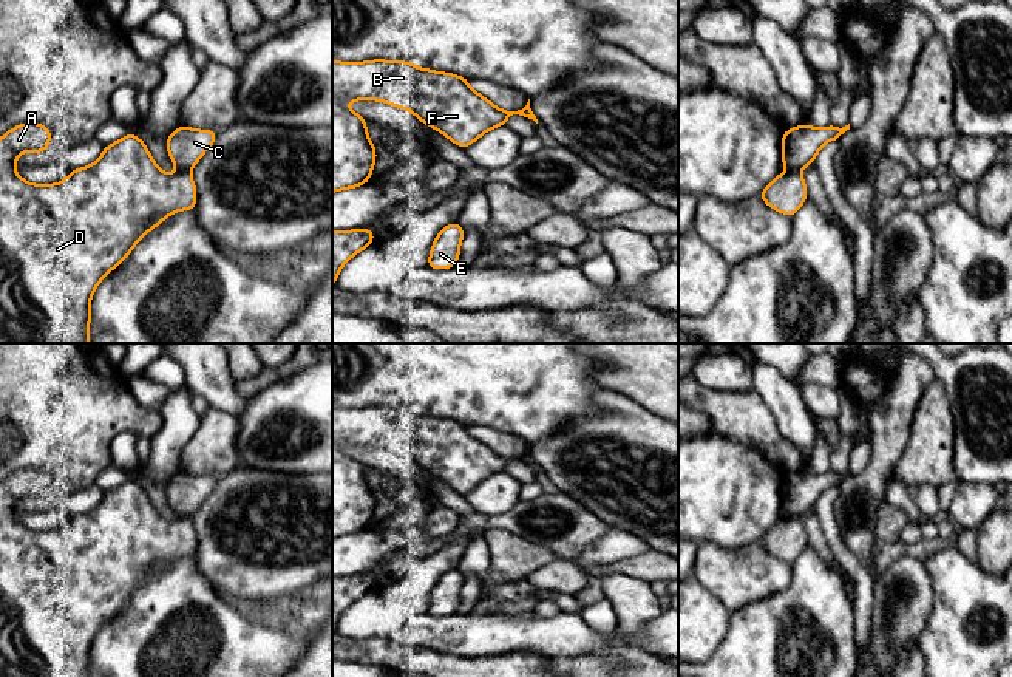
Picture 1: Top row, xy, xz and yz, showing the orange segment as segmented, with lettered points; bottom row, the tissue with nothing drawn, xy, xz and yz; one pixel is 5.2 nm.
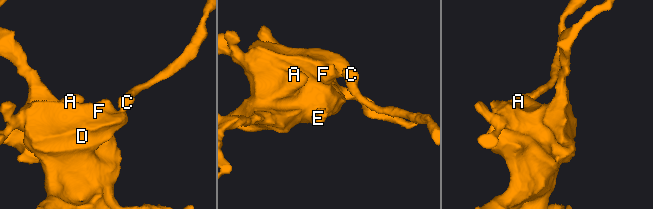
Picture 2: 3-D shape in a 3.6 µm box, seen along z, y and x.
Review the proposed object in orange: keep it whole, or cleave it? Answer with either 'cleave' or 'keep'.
cleave

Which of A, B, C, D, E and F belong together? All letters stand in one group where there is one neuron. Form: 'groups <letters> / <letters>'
groups A B D E F / C

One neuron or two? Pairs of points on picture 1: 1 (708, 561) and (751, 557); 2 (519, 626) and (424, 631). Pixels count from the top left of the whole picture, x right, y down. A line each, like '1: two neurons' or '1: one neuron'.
1: one neuron
2: one neuron

